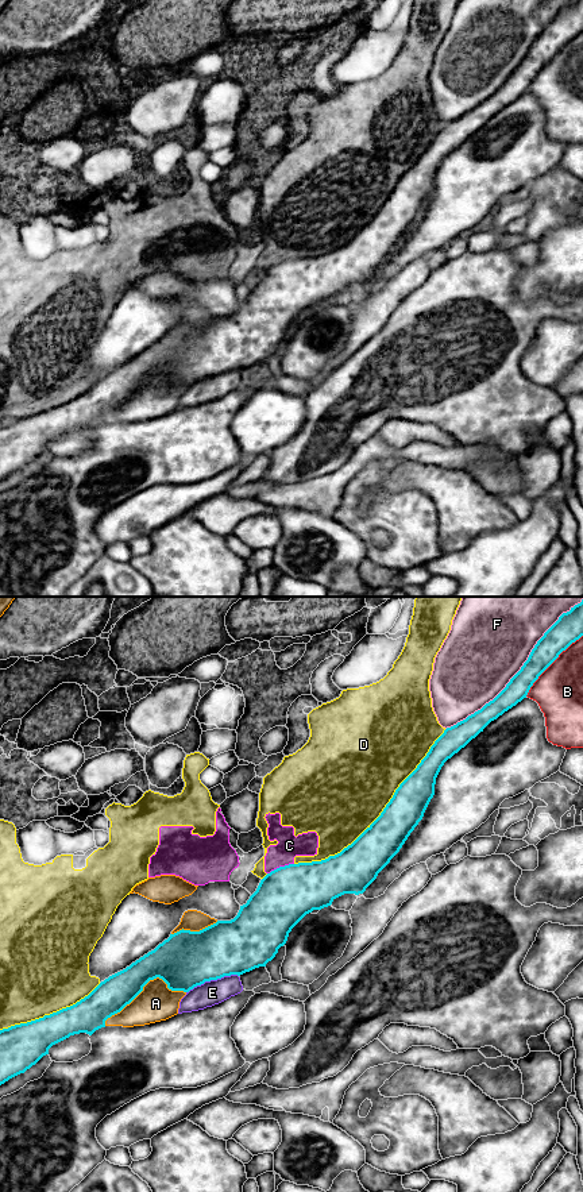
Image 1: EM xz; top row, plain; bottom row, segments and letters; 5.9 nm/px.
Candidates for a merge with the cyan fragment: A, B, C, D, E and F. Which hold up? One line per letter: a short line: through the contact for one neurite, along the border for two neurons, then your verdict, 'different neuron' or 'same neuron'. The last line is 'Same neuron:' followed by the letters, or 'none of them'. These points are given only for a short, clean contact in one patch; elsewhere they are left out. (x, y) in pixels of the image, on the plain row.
A: different neuron
B: different neuron
C: xz (293, 258), (280, 261), (267, 269) | different neuron
D: different neuron
E: different neuron
F: different neuron
Same neuron: none of them

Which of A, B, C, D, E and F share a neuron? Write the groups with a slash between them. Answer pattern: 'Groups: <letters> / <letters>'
Groups: A / B / C D / E / F

